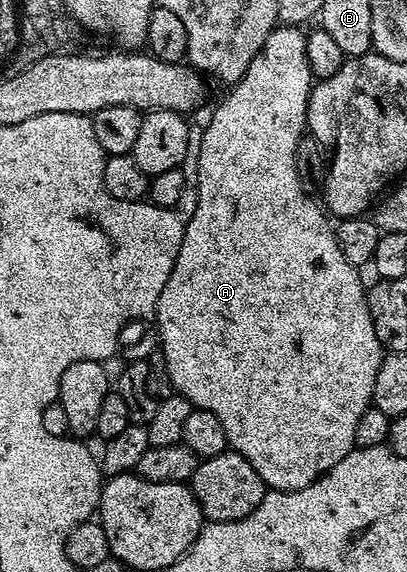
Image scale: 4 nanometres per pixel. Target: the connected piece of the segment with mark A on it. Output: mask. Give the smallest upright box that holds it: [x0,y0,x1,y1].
[156,24,384,489]

